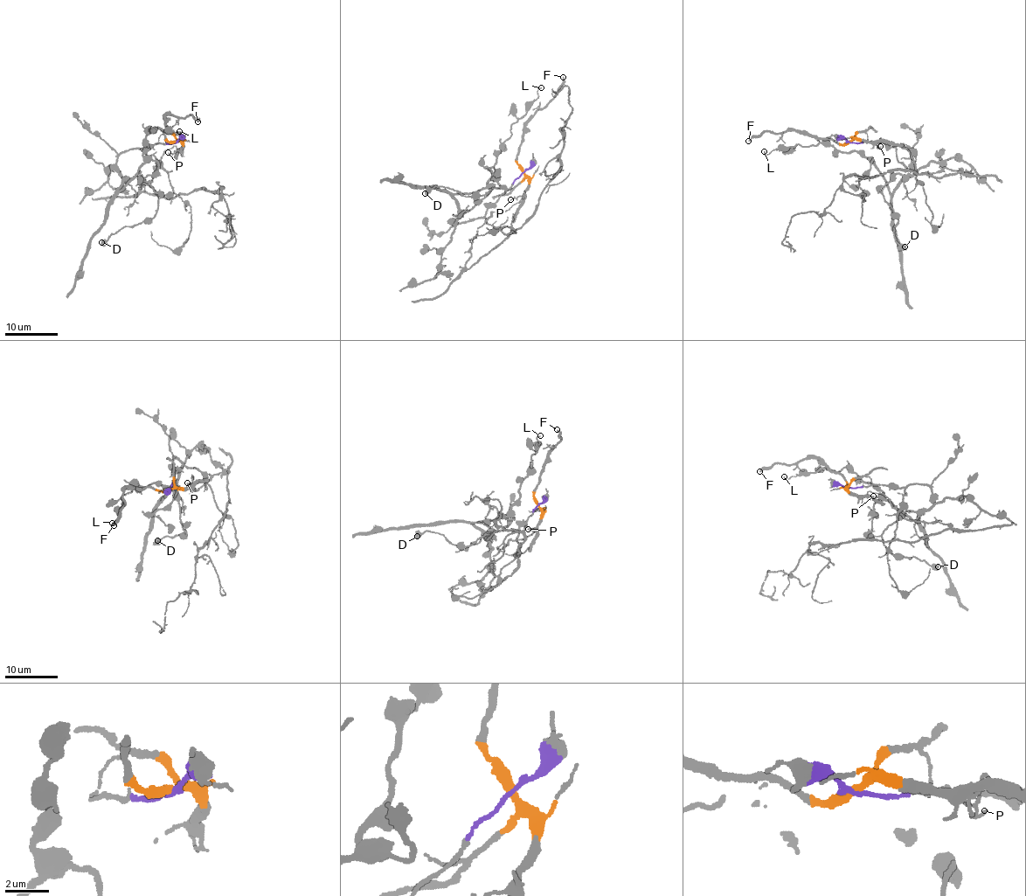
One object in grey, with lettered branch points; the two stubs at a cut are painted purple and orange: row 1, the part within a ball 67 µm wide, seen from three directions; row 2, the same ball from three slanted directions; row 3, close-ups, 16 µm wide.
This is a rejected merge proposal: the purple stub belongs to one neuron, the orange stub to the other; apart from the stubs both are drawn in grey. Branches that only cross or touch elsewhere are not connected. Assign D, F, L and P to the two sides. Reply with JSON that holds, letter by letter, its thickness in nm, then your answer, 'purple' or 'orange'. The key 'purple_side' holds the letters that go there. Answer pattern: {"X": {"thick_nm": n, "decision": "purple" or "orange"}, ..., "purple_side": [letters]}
{"D": {"thick_nm": 420, "decision": "purple"}, "F": {"thick_nm": 220, "decision": "orange"}, "L": {"thick_nm": 140, "decision": "purple"}, "P": {"thick_nm": 120, "decision": "orange"}, "purple_side": ["D", "L"]}

